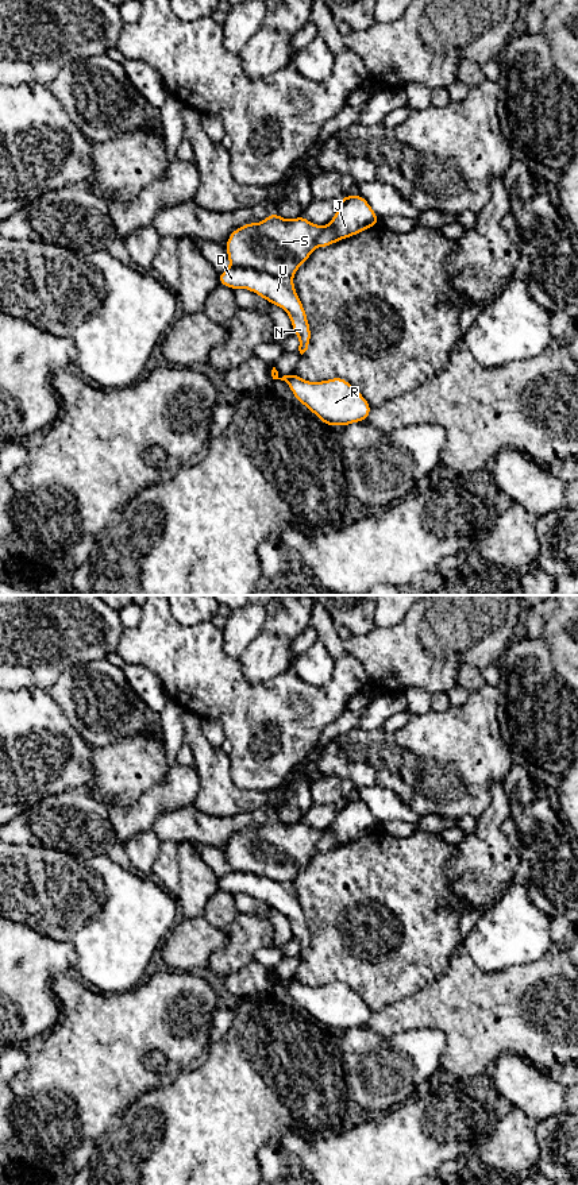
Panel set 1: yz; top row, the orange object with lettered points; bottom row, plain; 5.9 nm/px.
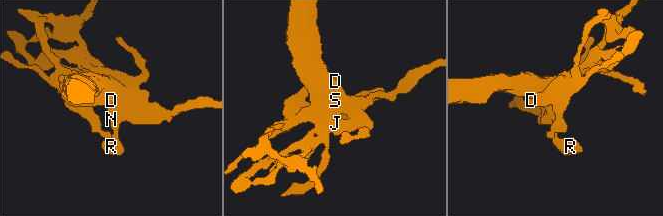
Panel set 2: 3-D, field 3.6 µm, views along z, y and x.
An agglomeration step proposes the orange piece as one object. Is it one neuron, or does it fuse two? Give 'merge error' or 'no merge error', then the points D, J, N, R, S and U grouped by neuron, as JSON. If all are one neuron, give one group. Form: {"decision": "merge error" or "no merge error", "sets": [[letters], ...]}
{"decision": "merge error", "sets": [["D", "N", "R", "U"], ["J", "S"]]}

